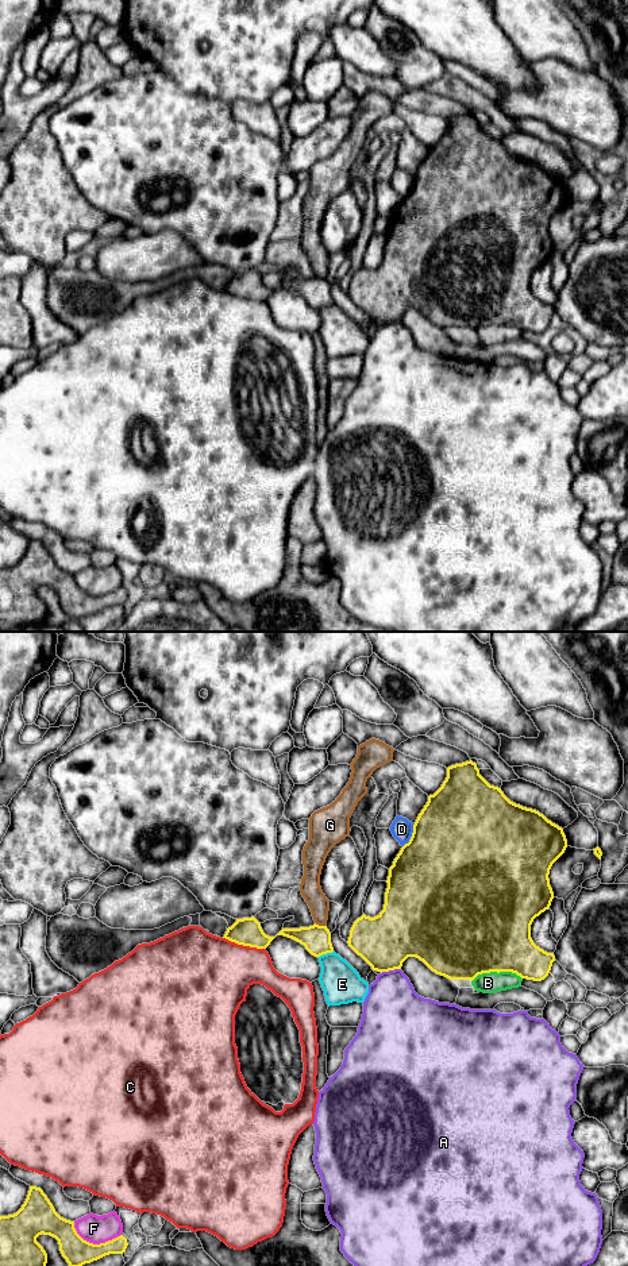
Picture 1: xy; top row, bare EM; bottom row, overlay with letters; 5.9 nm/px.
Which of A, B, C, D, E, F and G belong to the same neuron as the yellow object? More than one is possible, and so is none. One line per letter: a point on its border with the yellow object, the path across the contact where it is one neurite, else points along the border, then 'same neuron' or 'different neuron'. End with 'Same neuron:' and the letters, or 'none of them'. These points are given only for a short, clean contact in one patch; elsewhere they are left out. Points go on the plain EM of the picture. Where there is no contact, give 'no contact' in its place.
A: meets yellow in xy at (390, 321); different neuron
B: meets yellow in xy at (496, 323); different neuron
C: meets yellow in xy at (245, 297); different neuron
D: meets yellow in xy at (412, 188); different neuron
E: meets yellow in xy at (324, 305); different neuron
F: meets yellow in xy at (92, 595); different neuron
G: meets yellow in xy at (320, 278); border along xy (315, 274), (324, 278); different neuron
Same neuron: none of them

